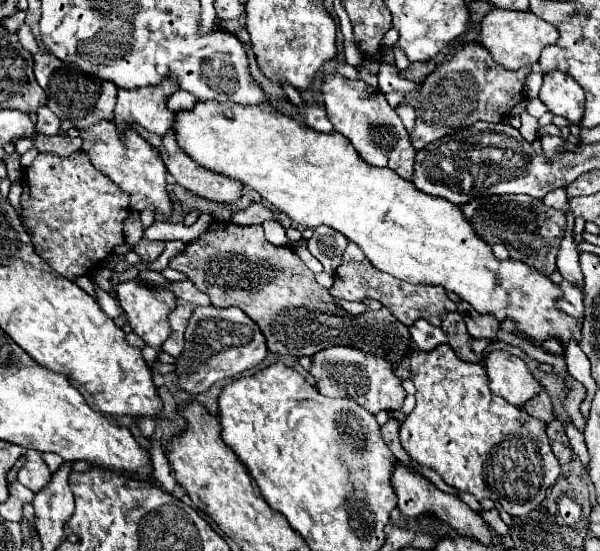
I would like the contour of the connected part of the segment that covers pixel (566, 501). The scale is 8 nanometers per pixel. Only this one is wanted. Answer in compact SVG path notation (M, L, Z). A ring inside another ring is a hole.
M561 497L559 499L559 513L569 525L581 523L581 507L579 507L577 501L573 501L569 497Z

